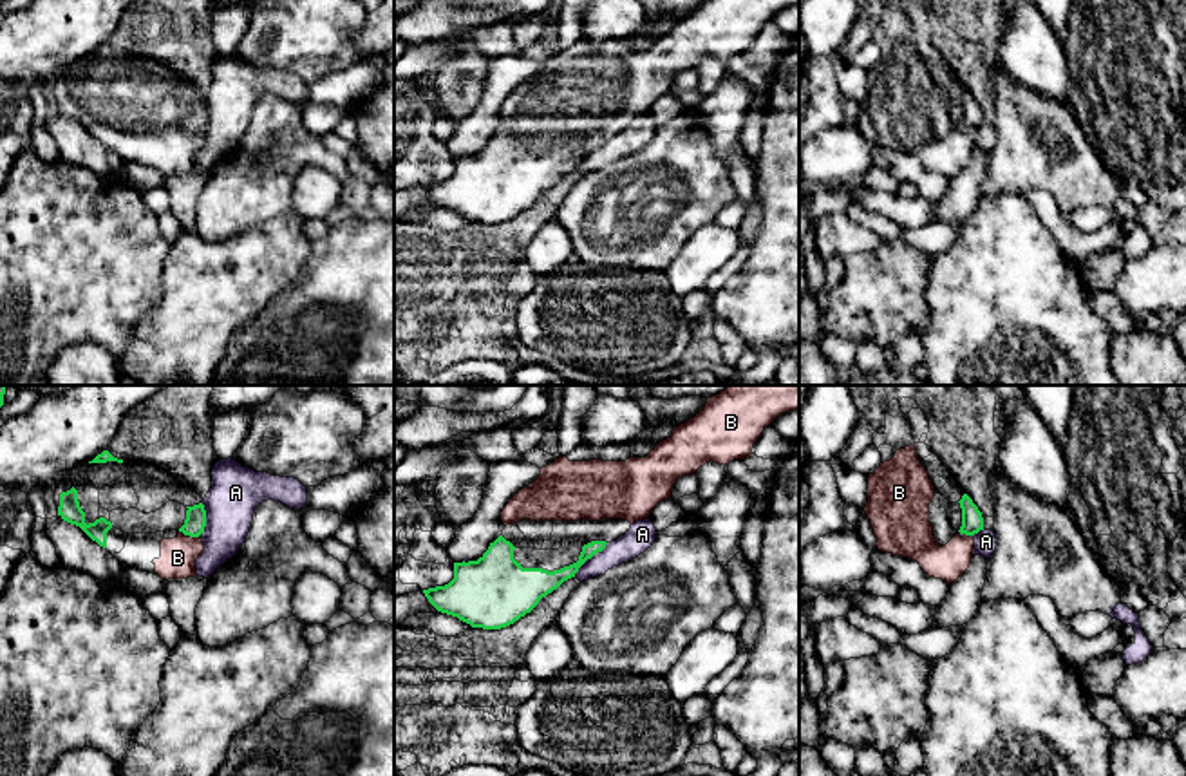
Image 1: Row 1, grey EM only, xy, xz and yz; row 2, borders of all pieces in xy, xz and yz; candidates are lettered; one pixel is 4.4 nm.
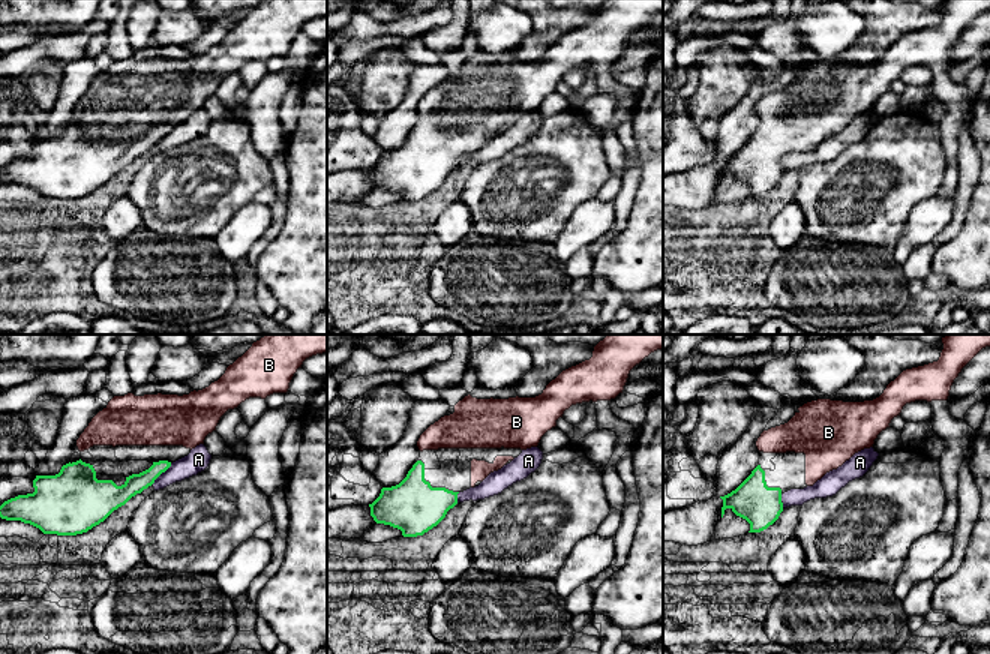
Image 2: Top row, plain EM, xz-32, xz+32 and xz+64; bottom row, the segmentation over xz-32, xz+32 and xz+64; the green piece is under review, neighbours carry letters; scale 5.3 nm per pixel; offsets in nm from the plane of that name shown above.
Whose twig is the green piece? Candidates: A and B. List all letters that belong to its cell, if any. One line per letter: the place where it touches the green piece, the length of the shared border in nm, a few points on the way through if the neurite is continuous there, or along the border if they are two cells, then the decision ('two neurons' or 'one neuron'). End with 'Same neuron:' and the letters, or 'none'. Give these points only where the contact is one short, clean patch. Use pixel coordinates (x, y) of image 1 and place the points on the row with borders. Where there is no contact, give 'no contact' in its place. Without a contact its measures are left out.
A: xz (590, 558) | 220 nm | two neurons
B: xy (194, 536) | 40 nm | across xy (194, 525), (194, 536), (178, 558) | one neuron
Same neuron: B

